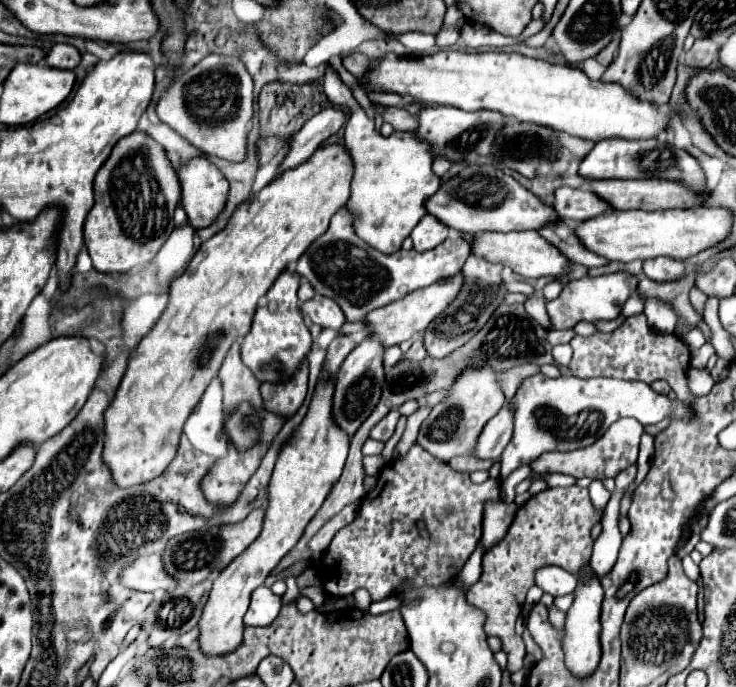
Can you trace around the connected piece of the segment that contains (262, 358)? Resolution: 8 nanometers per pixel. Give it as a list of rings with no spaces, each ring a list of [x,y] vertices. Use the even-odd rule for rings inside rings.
[[[284,269],[276,279],[276,283],[266,293],[264,303],[256,309],[252,329],[240,343],[242,361],[246,367],[252,369],[258,381],[270,381],[270,383],[288,381],[288,375],[294,373],[294,369],[302,363],[302,359],[310,351],[312,337],[298,307],[298,297],[296,297],[298,285],[300,285],[298,273]]]

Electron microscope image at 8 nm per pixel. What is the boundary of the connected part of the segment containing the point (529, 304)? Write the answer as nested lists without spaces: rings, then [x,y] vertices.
[[[528,297],[528,301],[526,301],[524,307],[528,309],[528,315],[530,315],[532,319],[536,319],[544,329],[550,329],[550,319],[548,319],[544,301],[538,301],[538,299],[534,299],[534,297]]]

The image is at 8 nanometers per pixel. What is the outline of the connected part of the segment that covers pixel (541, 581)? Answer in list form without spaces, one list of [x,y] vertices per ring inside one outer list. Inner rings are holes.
[[[552,565],[536,571],[536,585],[552,597],[560,597],[572,593],[572,589],[576,587],[576,575]]]

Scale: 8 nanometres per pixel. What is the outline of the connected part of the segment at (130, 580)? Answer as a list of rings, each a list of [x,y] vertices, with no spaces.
[[[160,555],[138,557],[132,565],[122,569],[120,583],[136,591],[156,591],[176,585],[176,581],[172,581],[172,577],[164,573],[164,567],[160,565]]]

